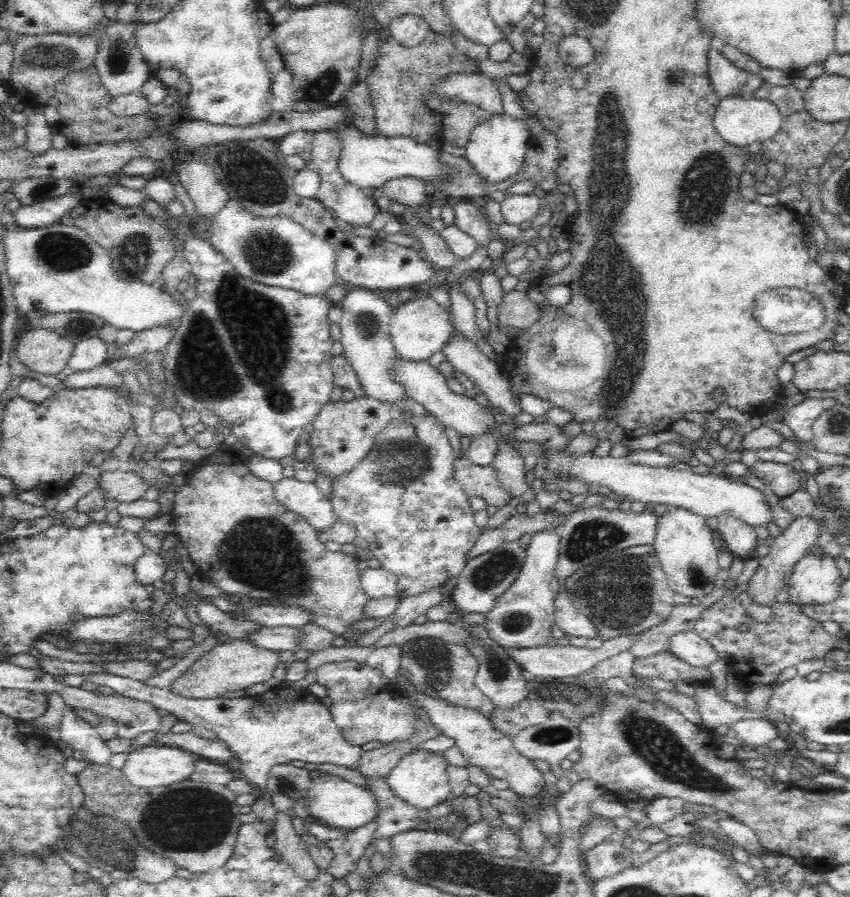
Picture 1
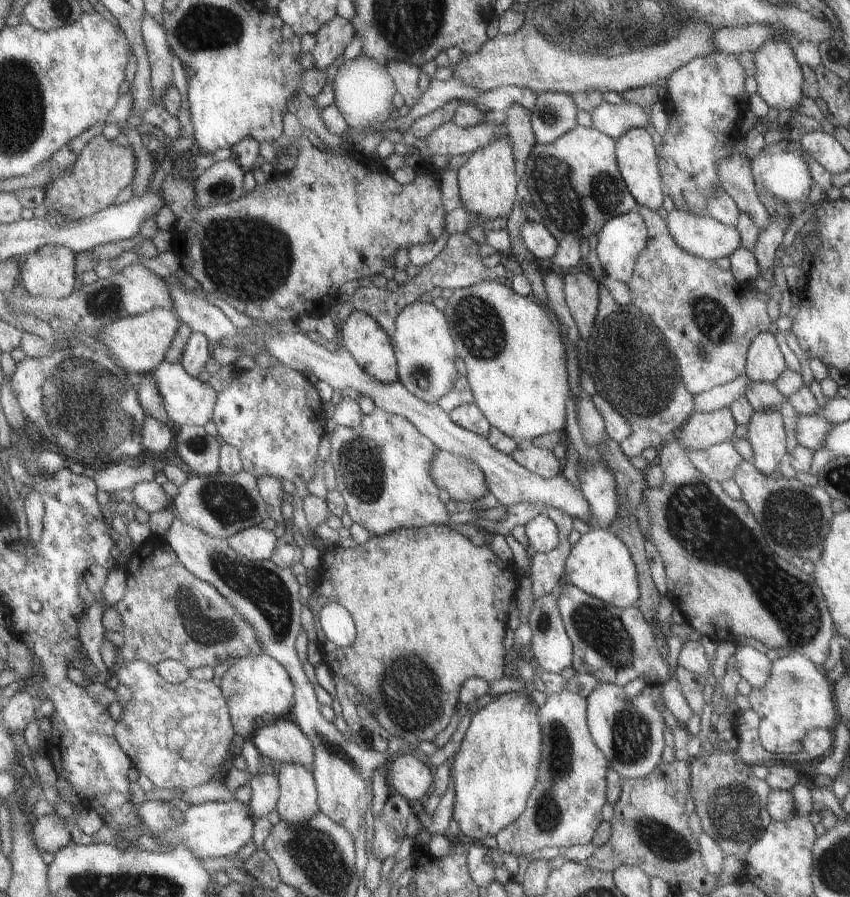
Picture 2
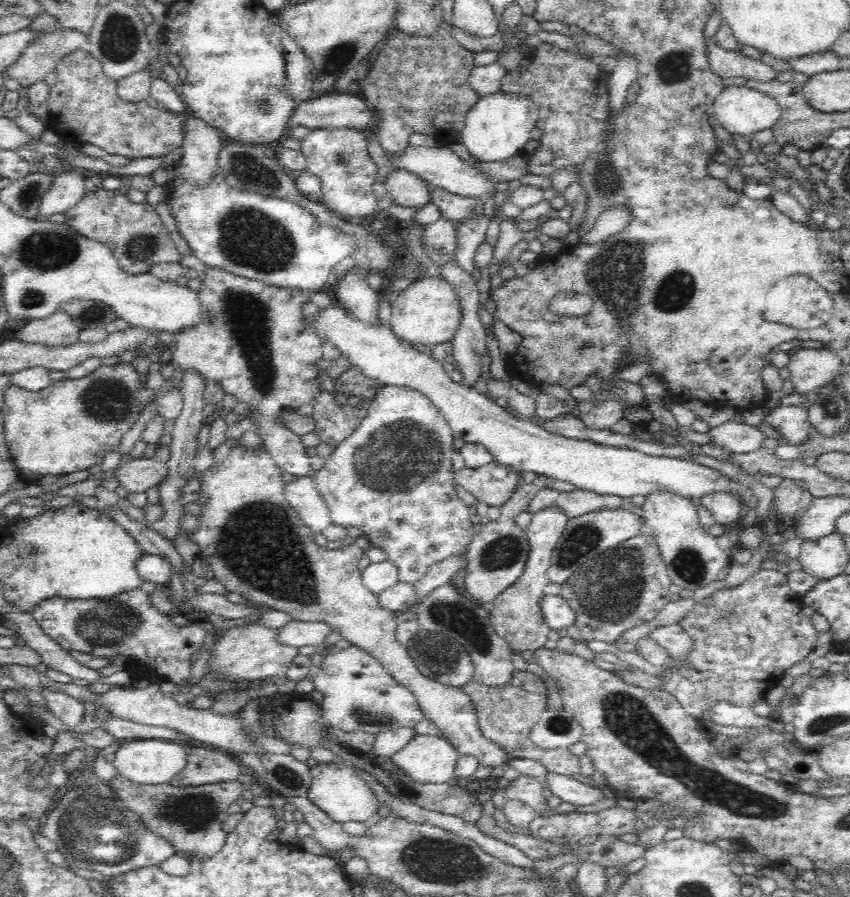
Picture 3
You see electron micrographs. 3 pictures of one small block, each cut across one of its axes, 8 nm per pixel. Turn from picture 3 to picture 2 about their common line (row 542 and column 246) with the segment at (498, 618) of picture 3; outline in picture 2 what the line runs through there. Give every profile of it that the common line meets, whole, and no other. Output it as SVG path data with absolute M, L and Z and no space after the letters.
M260 526L249 527L228 538L231 548L248 559L260 561L271 559L280 538L275 532Z

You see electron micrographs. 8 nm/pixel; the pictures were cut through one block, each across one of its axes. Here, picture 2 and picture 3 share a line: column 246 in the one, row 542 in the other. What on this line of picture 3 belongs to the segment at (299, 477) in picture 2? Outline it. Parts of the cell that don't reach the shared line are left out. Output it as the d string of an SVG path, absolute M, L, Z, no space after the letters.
M383 384L382 388L376 391L376 394L368 402L369 407L365 412L365 416L360 420L354 432L343 438L332 450L332 454L324 459L324 466L314 474L312 478L316 490L328 505L331 524L343 526L348 529L350 527L360 528L363 536L368 538L372 547L380 548L387 554L387 559L396 565L399 572L399 580L404 582L414 583L425 573L425 570L433 562L438 559L446 558L448 555L466 552L467 546L471 543L472 537L475 535L476 528L470 517L473 513L464 502L458 497L454 485L454 470L451 464L451 454L454 451L452 440L454 436L446 423L446 420L441 416L439 410L426 398L425 394L420 393L418 389L400 385L392 386Z

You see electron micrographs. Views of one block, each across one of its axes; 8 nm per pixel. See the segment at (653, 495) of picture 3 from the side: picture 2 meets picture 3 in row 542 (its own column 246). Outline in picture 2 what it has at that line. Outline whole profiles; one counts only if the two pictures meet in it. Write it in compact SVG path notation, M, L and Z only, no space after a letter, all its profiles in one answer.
M269 653L241 657L231 663L219 682L228 702L236 733L244 740L251 739L257 718L272 714L276 718L288 717L296 704L296 686L288 670Z

